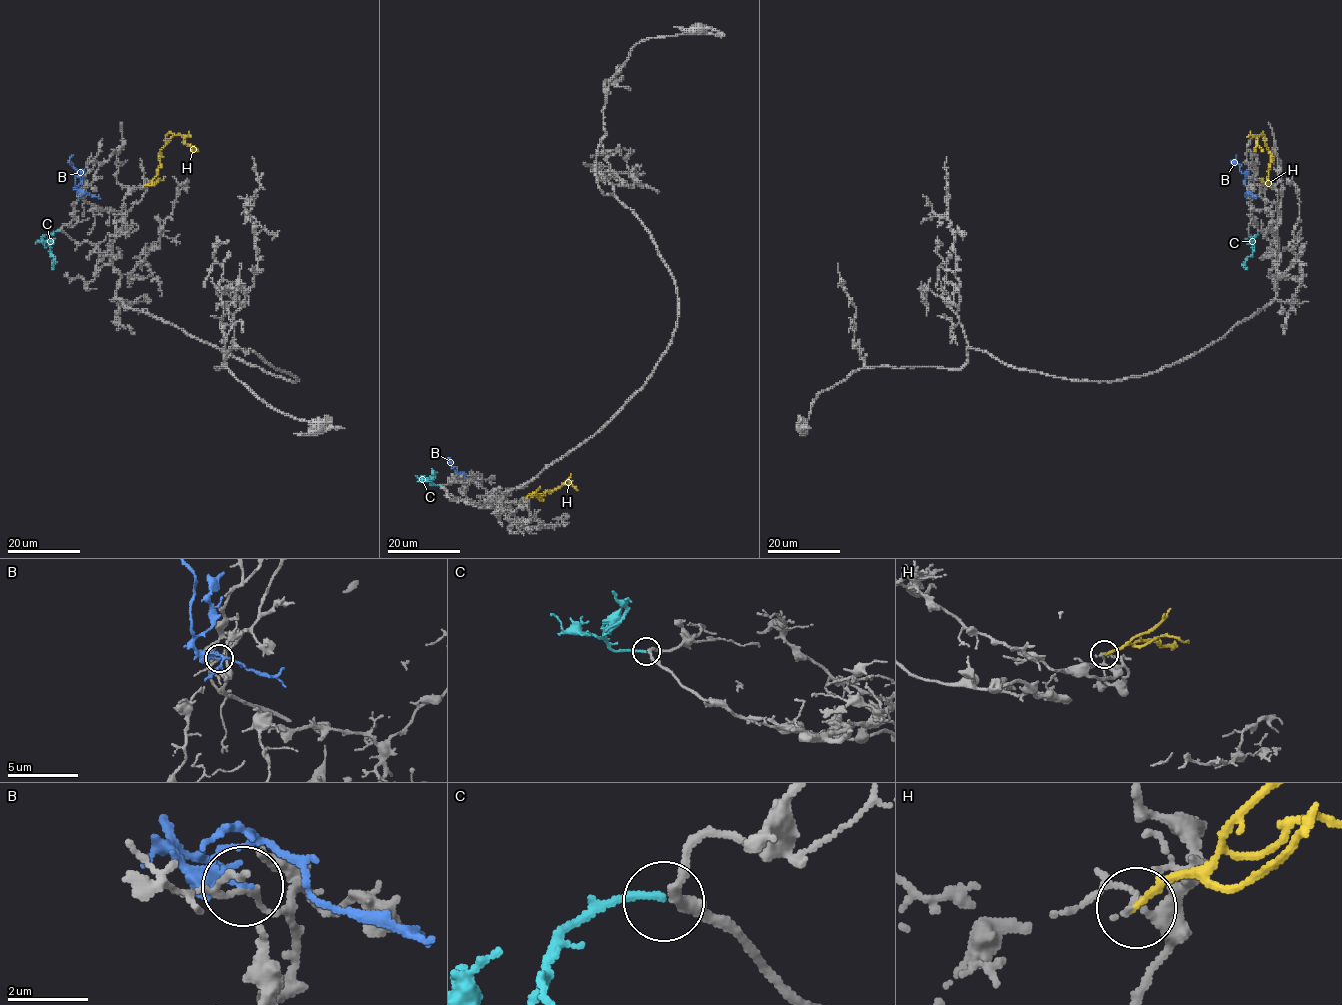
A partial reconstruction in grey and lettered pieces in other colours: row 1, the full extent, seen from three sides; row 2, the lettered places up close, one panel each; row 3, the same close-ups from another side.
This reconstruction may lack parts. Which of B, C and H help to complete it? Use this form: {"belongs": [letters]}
{"belongs": ["C"]}

